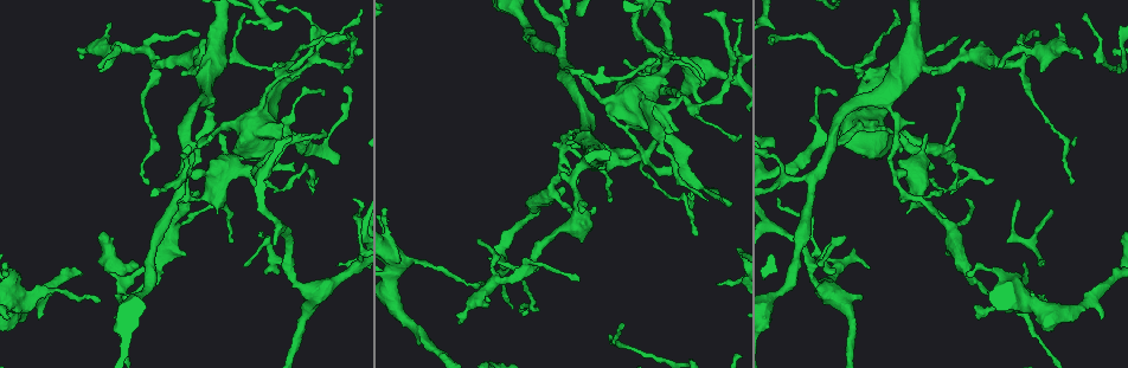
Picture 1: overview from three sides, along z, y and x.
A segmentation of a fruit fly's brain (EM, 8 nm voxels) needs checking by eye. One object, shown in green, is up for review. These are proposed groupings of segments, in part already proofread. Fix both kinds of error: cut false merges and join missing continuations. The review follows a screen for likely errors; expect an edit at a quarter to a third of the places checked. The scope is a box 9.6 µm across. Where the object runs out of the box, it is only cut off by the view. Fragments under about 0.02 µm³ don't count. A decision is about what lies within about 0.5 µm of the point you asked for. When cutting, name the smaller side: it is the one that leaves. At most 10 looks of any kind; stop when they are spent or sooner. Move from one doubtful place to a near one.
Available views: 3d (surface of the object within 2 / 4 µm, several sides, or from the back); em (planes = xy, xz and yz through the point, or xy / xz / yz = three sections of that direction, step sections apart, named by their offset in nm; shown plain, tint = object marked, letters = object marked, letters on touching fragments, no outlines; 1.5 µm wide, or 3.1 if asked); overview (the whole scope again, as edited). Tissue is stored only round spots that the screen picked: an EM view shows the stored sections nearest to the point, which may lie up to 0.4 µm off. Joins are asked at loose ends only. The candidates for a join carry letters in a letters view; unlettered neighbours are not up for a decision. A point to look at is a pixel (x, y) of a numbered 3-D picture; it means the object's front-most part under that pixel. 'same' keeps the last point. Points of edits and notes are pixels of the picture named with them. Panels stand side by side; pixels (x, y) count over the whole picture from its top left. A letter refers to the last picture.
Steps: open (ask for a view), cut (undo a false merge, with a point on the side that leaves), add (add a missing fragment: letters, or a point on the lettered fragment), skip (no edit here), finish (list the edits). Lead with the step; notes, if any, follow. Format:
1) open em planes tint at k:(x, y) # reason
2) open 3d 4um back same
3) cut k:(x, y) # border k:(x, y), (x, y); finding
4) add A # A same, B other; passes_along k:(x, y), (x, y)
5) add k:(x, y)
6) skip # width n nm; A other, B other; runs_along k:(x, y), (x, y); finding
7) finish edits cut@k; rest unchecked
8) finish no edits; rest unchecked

open 3d 2um at 1:(100, 66) # branch stops here

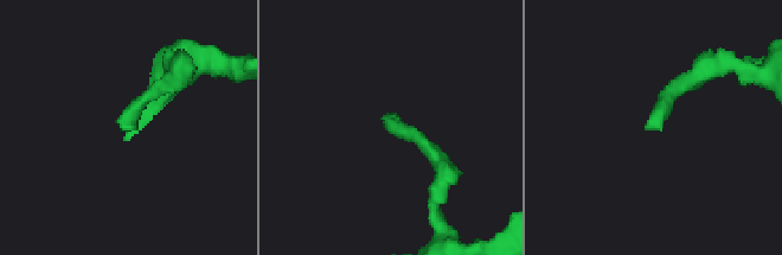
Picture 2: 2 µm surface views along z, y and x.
open em yz step 8 letters at 2:(392, 114) # now the EM

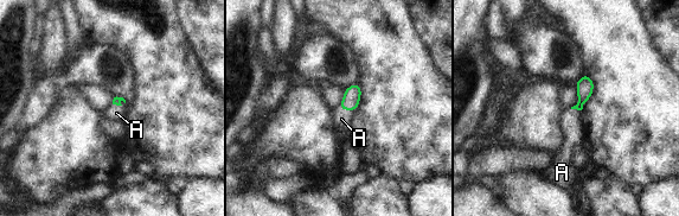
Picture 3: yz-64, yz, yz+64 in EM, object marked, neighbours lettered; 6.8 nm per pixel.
add A # A same; passes_along 3:(352, 95), (346, 109), (341, 119); it goes on there

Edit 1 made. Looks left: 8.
open 3d 2um at 1:(200, 34) # tapers out

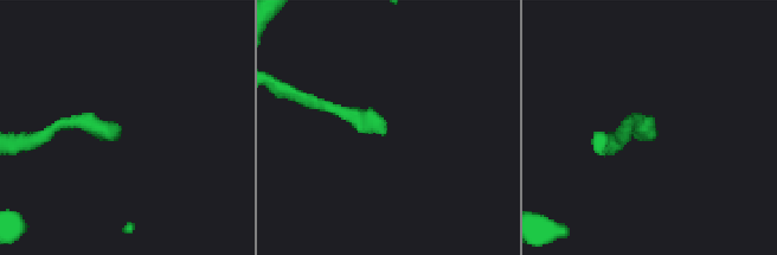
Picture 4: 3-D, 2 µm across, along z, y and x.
open em planes letters at 4:(116, 133)

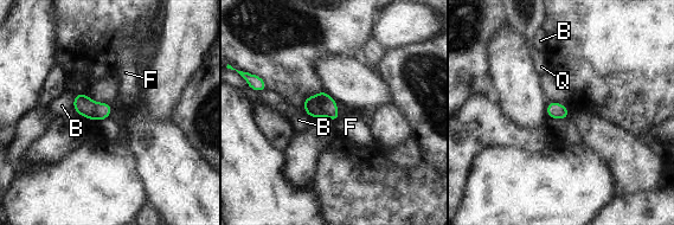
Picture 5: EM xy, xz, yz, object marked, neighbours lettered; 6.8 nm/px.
skip # width 110 nm; B other, F other, Q other; border 5:(340, 119), (334, 122); none of them fits

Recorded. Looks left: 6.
open em xz step 8 letters at 1:(905, 139)

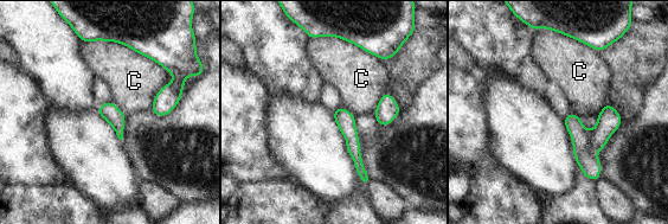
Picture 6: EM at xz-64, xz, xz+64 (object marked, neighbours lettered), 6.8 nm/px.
cut 6:(590, 165) # C other; part_leaving 6:(340, 110), (361, 172); two cells meet here

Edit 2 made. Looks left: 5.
open overview # redraw

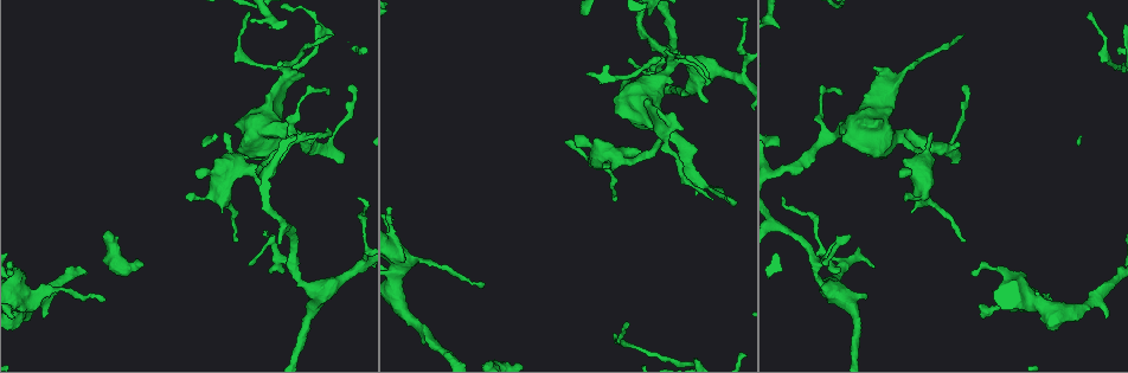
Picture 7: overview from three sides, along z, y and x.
open em xz step 4 tint at 7:(718, 188) # an open end

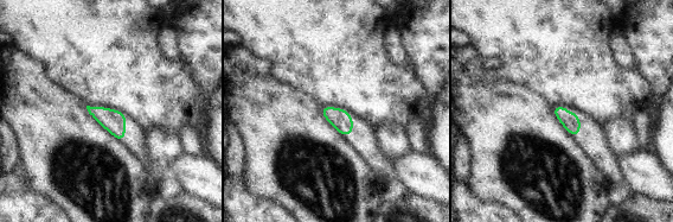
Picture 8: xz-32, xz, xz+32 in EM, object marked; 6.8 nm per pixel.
open em planes letters same # another direction

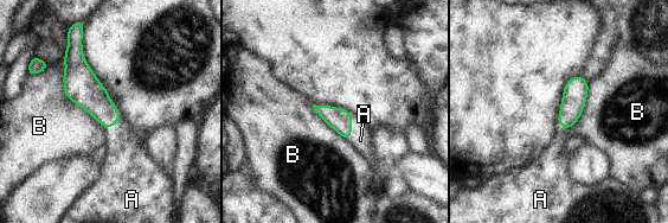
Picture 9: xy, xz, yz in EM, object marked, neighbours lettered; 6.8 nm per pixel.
add A # A same, B other; passes_along 9:(340, 120), (351, 128), (360, 140); it goes on there

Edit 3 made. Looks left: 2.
finish edits add@3, cut@6, add@9; rest unchecked

